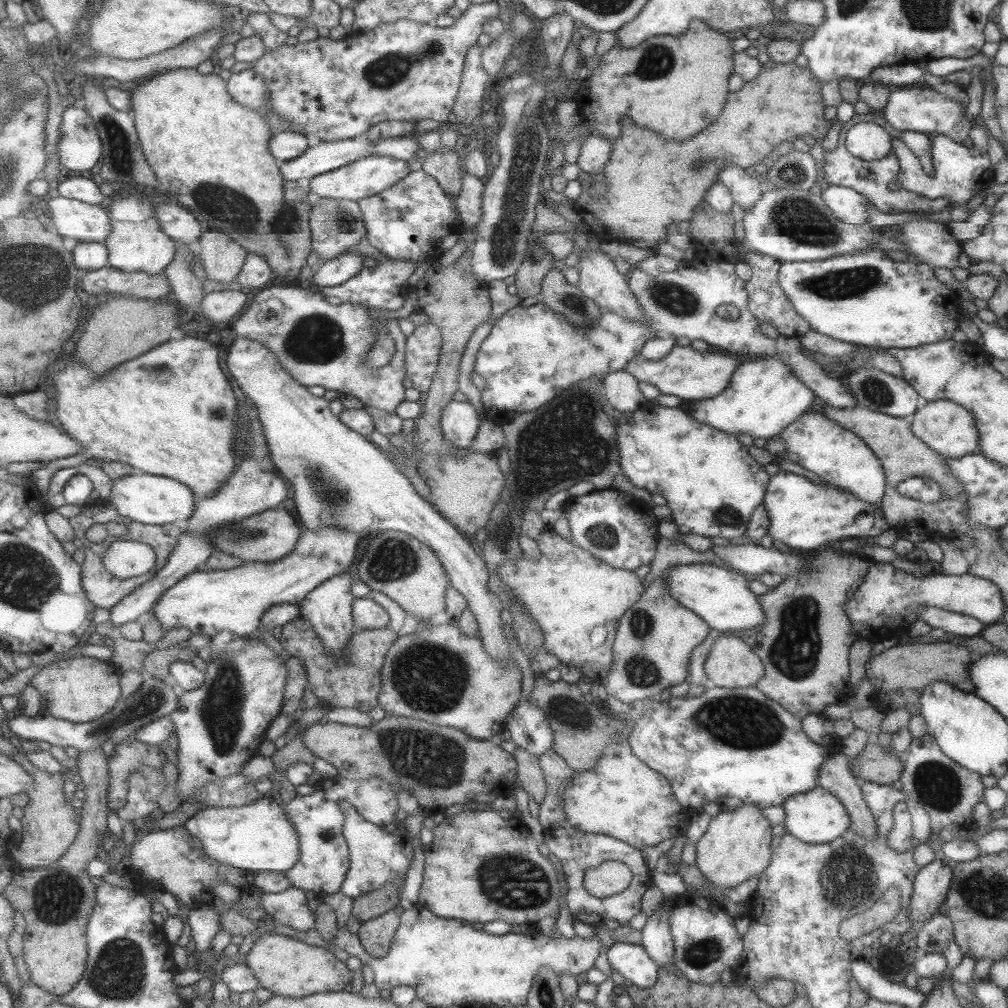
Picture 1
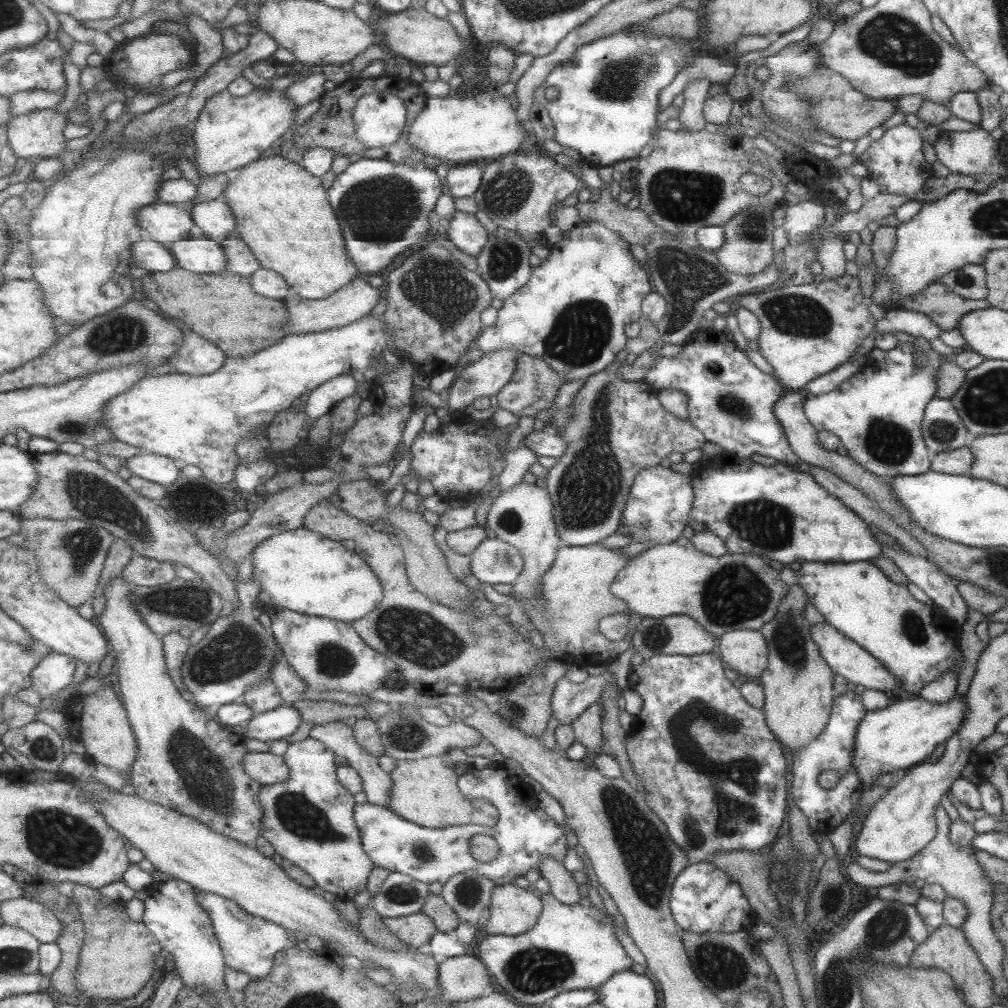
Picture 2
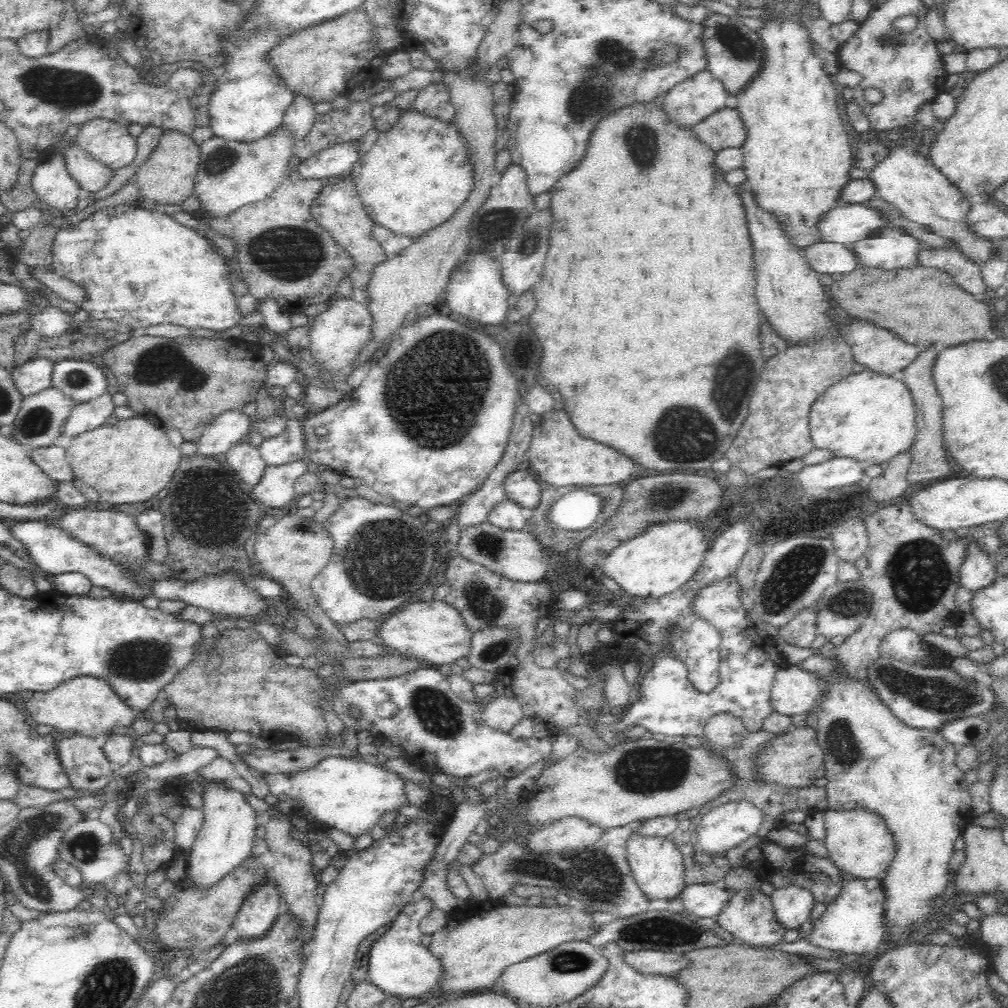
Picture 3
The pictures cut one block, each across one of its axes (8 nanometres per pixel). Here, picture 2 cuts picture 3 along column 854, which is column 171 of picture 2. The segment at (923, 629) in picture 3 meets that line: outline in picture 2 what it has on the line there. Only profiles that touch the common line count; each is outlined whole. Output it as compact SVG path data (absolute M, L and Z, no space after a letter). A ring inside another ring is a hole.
M172 632L162 637L162 639L170 676L178 684L183 696L192 701L192 694L188 691L188 688L186 688L186 684L184 684L182 672L183 664L192 647L191 640L189 640L189 637L179 634L179 632Z

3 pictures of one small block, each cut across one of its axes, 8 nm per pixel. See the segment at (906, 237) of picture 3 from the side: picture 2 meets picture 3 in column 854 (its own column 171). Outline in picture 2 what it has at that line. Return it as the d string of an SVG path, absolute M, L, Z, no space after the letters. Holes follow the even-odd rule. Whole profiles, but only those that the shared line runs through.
M211 238L177 240L166 245L176 256L178 266L191 272L221 273L228 268L229 260L222 243Z

